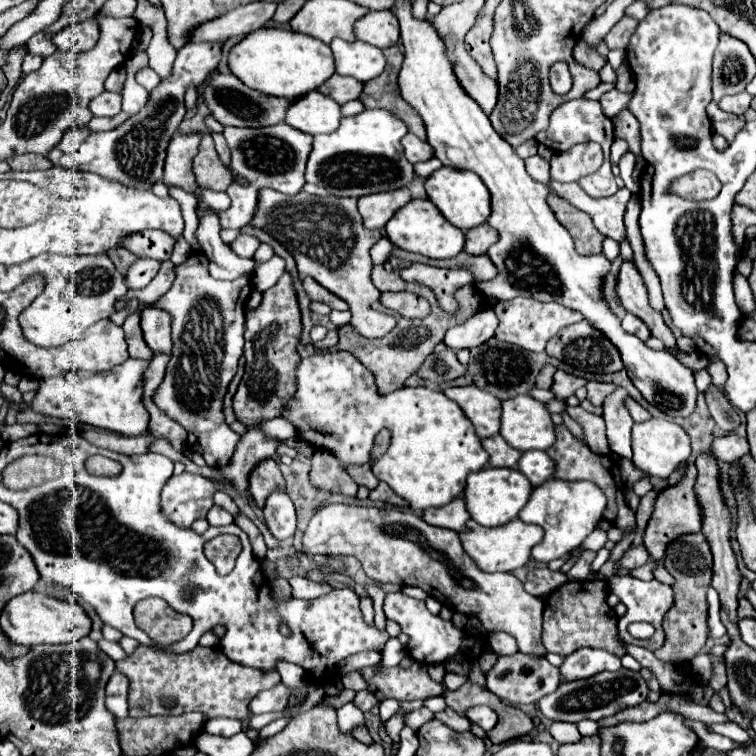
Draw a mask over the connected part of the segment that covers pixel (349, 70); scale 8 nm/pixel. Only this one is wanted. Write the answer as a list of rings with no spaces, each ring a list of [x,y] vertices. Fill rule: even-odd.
[[[334,38],[330,44],[336,60],[336,72],[342,76],[352,76],[360,82],[368,82],[382,74],[386,58],[380,48],[366,42],[344,42]]]

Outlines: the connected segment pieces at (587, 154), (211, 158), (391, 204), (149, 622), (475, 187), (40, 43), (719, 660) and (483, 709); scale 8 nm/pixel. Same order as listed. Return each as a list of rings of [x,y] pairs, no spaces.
[[[584,142],[572,146],[568,152],[554,152],[550,176],[558,182],[576,182],[586,174],[592,174],[602,164],[602,148],[596,142]]]
[[[204,134],[200,142],[200,150],[194,158],[194,174],[202,188],[210,190],[226,190],[232,184],[232,172],[220,162],[218,152],[214,150],[212,134]]]
[[[400,188],[396,192],[382,192],[358,198],[358,210],[364,218],[366,228],[382,230],[386,222],[392,218],[392,214],[396,214],[396,210],[400,210],[408,202],[410,202],[410,190]]]
[[[144,598],[134,608],[134,618],[140,630],[144,630],[158,648],[182,640],[192,628],[192,619],[186,614],[172,610],[160,598]]]
[[[440,168],[426,180],[426,192],[428,198],[438,206],[442,216],[460,230],[470,230],[474,226],[480,226],[488,220],[492,208],[490,208],[490,192],[486,184],[468,170],[456,170],[456,168]]]
[[[46,32],[34,34],[34,36],[26,42],[26,46],[28,46],[28,52],[30,52],[30,54],[40,54],[40,56],[44,56],[44,58],[56,52],[56,46],[50,42],[50,36],[48,36]]]
[[[708,655],[714,662],[714,676],[712,676],[709,685],[714,692],[719,692],[727,685],[726,664],[723,656]]]
[[[474,706],[474,708],[470,708],[470,710],[466,712],[466,718],[468,718],[470,722],[480,724],[486,732],[488,732],[488,730],[492,730],[492,728],[494,728],[494,724],[498,722],[496,712],[494,712],[492,708],[488,708],[488,706]]]

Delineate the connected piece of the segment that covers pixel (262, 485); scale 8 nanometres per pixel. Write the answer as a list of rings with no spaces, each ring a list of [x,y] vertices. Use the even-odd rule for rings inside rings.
[[[274,458],[264,460],[264,464],[258,464],[256,472],[252,472],[252,476],[248,476],[248,478],[250,478],[250,482],[248,482],[250,494],[258,506],[264,506],[266,496],[270,496],[272,490],[284,486],[280,464]]]

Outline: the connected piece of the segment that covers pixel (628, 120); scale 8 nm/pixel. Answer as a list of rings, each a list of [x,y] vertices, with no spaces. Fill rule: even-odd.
[[[624,110],[618,116],[614,116],[612,122],[614,122],[614,134],[628,142],[630,152],[634,156],[640,156],[642,150],[640,150],[640,126],[638,126],[638,120],[628,110]]]

